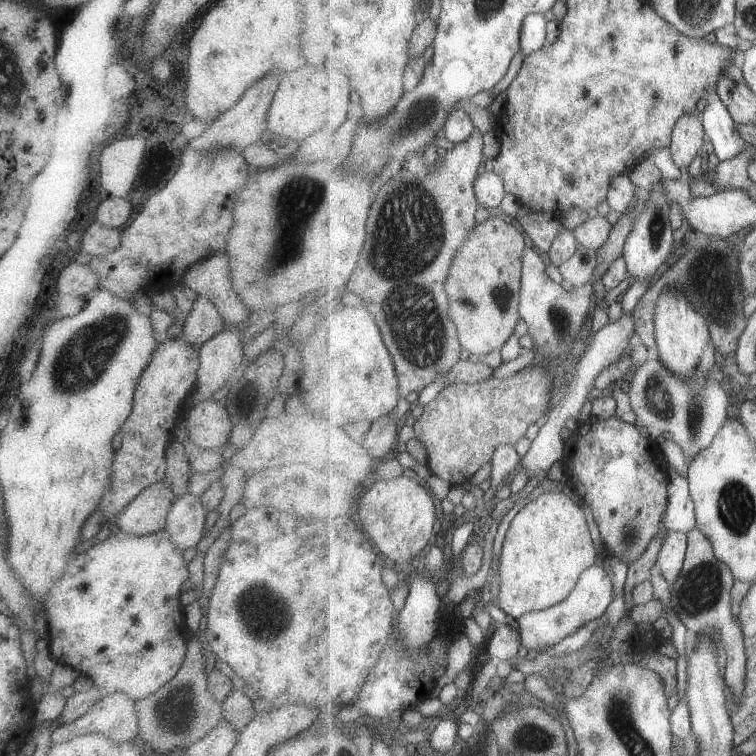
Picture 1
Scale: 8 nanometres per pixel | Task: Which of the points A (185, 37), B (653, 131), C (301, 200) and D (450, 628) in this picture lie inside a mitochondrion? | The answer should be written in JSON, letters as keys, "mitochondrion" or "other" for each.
{"A":"other","B":"other","C":"mitochondrion","D":"other"}

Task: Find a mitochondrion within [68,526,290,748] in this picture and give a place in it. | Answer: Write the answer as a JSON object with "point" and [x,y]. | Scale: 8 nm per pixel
{"point":[179,714]}

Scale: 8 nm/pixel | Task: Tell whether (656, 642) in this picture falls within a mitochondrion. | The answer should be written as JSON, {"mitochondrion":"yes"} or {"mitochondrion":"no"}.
{"mitochondrion":"no"}

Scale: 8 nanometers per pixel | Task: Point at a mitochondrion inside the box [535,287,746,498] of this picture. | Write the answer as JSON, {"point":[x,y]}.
{"point":[689,410]}

